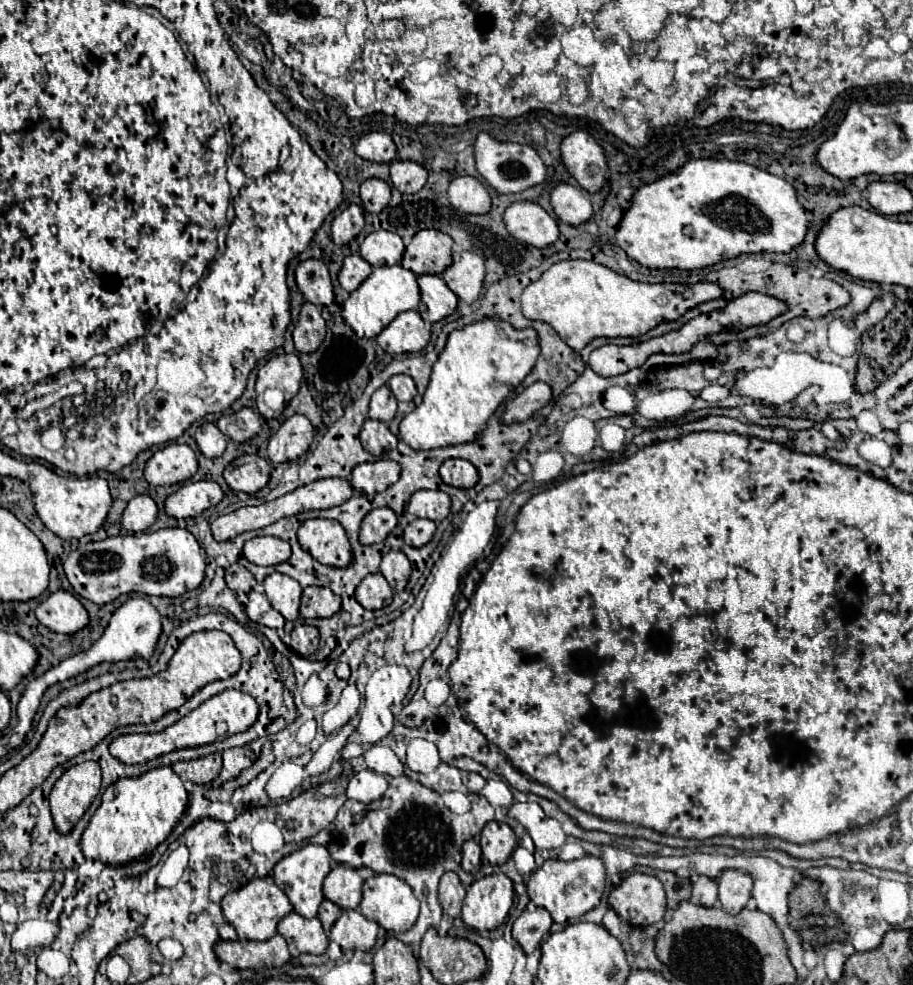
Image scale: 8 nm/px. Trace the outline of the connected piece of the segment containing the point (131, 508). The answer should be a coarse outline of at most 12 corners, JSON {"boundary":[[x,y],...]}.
{"boundary":[[135,496],[123,512],[123,526],[145,532],[157,522],[157,504]]}

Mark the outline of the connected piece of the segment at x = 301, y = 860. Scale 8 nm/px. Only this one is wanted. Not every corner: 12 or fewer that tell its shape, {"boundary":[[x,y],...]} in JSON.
{"boundary":[[307,844],[273,868],[297,914],[315,918],[331,856]]}

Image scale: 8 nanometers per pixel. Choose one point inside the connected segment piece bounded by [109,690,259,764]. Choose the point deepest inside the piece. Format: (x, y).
(238, 711)

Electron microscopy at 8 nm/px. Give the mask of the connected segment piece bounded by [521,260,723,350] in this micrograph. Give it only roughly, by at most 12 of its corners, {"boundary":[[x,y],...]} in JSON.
{"boundary":[[591,260],[529,284],[523,316],[573,350],[647,334],[717,284],[643,284]]}

